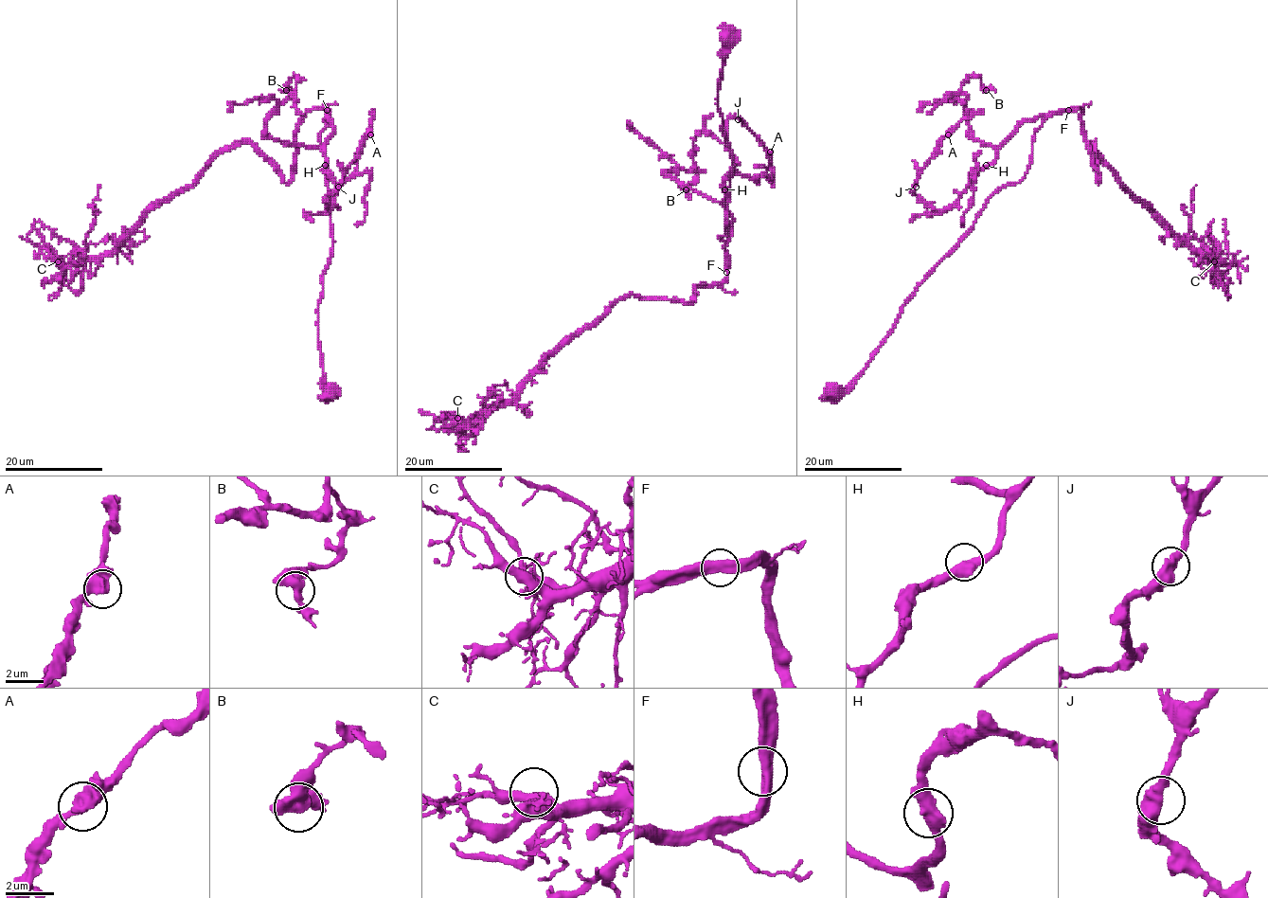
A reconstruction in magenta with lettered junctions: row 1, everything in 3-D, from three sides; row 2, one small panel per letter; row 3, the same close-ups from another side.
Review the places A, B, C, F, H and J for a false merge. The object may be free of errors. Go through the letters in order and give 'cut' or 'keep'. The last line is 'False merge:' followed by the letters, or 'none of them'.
A: keep
B: keep
C: keep
F: keep
H: keep
J: keep
False merge: none of them

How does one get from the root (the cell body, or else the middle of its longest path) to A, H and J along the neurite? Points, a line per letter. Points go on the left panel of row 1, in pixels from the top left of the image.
A: (332, 392), (318, 344), (332, 252), (318, 134), (326, 117), (329, 208), (370, 134)
H: (332, 392), (325, 387), (317, 316), (332, 252), (327, 164), (318, 138), (326, 117), (332, 135), (325, 165)
J: (332, 392), (317, 316), (332, 252), (318, 138), (326, 117), (325, 170), (334, 183), (329, 208), (338, 187)

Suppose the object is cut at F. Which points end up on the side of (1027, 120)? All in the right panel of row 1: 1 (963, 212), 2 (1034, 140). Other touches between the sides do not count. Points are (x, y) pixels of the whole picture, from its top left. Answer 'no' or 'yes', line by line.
1: yes
2: no

